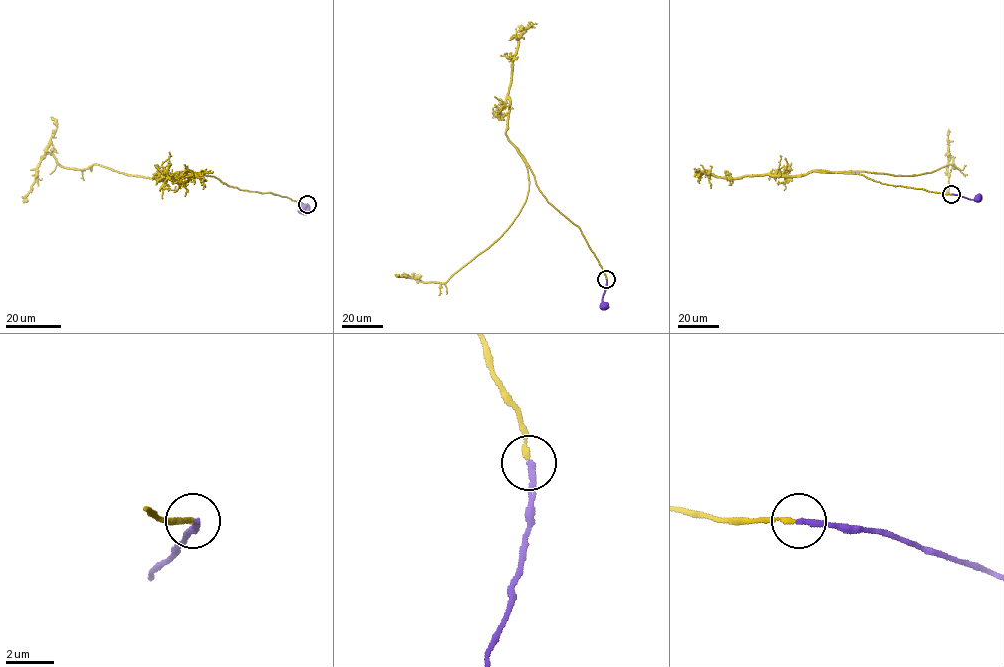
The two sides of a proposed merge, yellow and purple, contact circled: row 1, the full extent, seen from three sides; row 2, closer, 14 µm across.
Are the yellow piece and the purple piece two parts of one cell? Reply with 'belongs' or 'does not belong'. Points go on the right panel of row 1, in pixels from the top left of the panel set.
belongs

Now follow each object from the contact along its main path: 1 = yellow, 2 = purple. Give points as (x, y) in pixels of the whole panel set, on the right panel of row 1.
1: (951, 194), (836, 172), (919, 175), (946, 165), (954, 168), (950, 156), (948, 193)
2: (951, 194), (978, 198)

